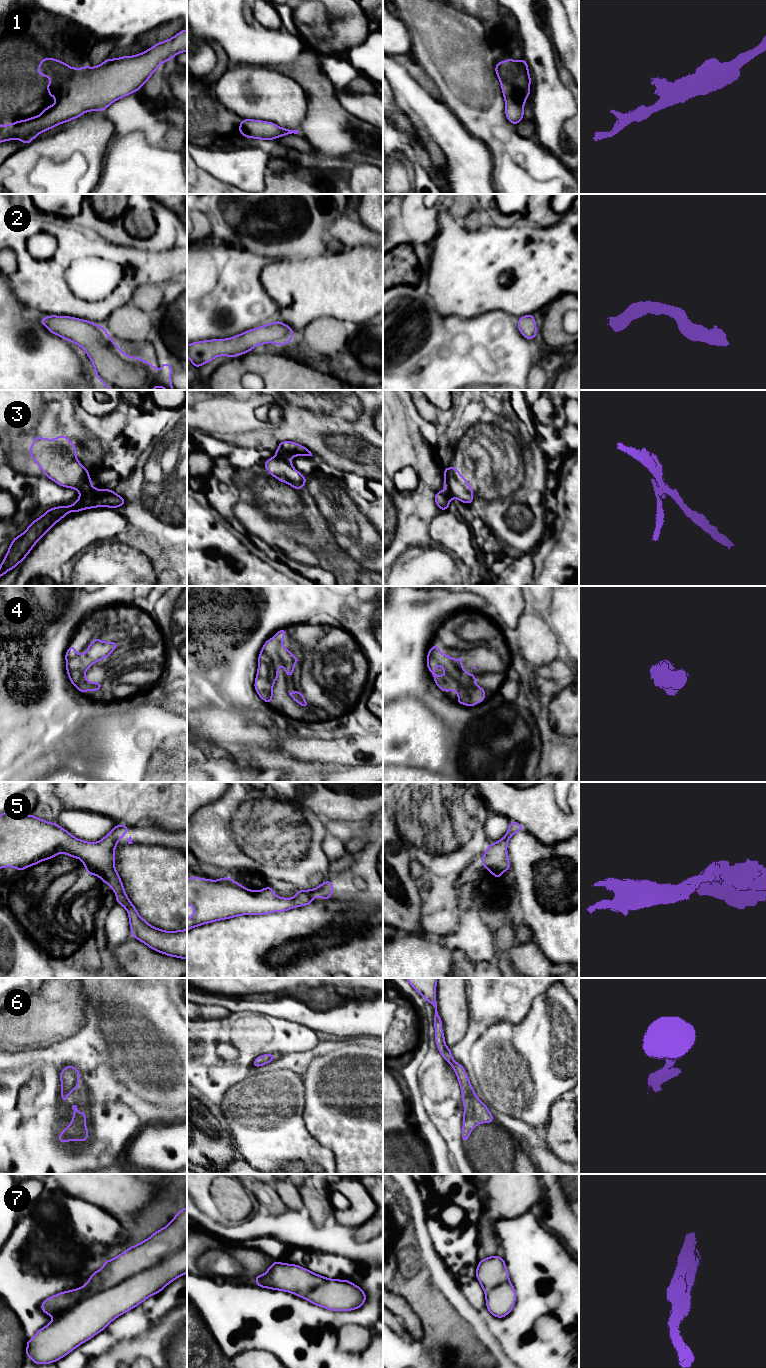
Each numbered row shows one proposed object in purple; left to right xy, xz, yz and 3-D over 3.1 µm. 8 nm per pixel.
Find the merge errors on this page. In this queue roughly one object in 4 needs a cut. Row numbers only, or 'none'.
3, 7

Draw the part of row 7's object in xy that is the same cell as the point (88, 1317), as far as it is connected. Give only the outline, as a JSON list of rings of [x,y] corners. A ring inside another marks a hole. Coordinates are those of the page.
[[[187,1245],[158,1265],[126,1278],[109,1289],[98,1291],[60,1314],[38,1330],[32,1339],[27,1340],[26,1357],[29,1356],[35,1364],[50,1364],[58,1361],[106,1329],[114,1319],[135,1308],[150,1296],[159,1293],[185,1273],[187,1273]]]

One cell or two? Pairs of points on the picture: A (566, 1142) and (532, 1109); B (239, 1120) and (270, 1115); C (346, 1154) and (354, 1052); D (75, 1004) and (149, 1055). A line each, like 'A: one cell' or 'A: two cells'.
A: two cells
B: one cell
C: one cell
D: two cells

